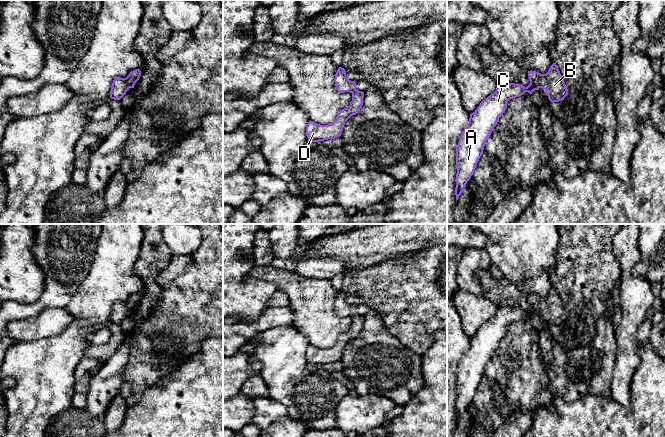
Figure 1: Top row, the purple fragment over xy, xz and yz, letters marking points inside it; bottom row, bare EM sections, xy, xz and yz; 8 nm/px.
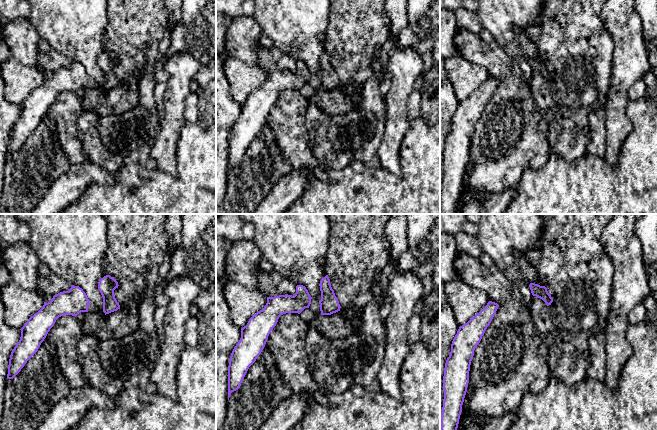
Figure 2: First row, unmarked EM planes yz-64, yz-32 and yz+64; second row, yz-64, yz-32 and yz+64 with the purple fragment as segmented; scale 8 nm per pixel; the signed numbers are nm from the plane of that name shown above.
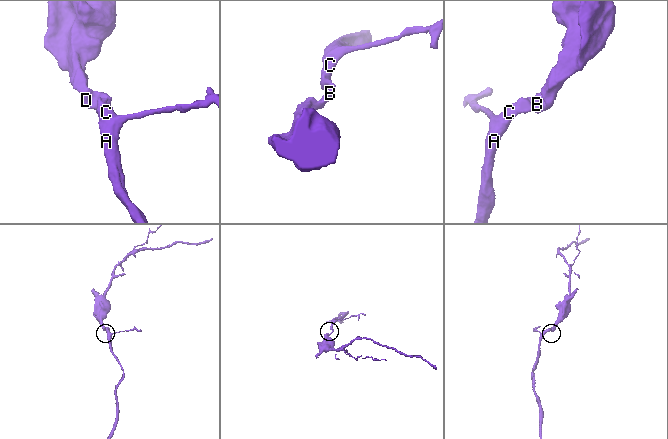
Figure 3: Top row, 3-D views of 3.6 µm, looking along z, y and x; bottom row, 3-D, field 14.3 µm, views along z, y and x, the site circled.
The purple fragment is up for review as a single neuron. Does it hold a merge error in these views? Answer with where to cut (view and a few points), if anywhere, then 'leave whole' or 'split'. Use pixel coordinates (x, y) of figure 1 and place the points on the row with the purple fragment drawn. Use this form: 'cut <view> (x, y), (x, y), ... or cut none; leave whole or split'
cut none; leave whole

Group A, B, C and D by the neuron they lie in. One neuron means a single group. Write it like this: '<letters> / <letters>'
A B C D

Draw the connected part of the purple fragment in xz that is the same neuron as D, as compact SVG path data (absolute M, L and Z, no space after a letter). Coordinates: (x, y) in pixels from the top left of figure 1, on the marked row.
M338 68L334 82L339 92L350 92L352 94L352 101L350 105L342 109L336 119L328 125L320 125L310 120L306 126L306 136L309 141L319 142L340 137L345 122L351 116L356 115L362 108L364 92L356 89L356 82L346 77L344 68Z

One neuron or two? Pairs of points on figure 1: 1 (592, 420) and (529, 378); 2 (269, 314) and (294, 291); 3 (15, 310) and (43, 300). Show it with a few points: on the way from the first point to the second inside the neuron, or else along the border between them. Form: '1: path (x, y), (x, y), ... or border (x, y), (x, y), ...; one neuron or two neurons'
1: border (554, 397), (550, 402); two neurons
2: border (289, 305), (293, 312), (294, 324); two neurons
3: path (22, 310), (31, 310), (36, 307); one neuron

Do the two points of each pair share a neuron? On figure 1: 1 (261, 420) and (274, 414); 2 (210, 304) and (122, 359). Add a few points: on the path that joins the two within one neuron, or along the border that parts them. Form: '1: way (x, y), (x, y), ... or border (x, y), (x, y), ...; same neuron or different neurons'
1: way (264, 417), (271, 414); same neuron
2: border (128, 339), (128, 361), (122, 378); different neurons

